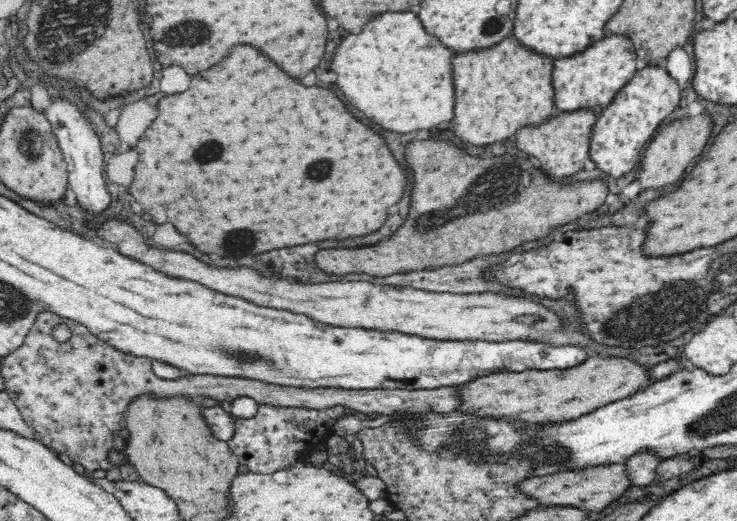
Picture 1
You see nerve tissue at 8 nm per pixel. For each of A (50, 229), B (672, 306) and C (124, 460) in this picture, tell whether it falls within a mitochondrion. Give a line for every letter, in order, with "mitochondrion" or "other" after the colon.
A: other
B: mitochondrion
C: other

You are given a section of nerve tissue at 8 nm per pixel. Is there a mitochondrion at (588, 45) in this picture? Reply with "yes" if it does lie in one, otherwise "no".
no

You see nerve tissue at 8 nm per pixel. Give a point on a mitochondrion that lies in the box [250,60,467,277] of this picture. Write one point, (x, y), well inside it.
(317, 163)

